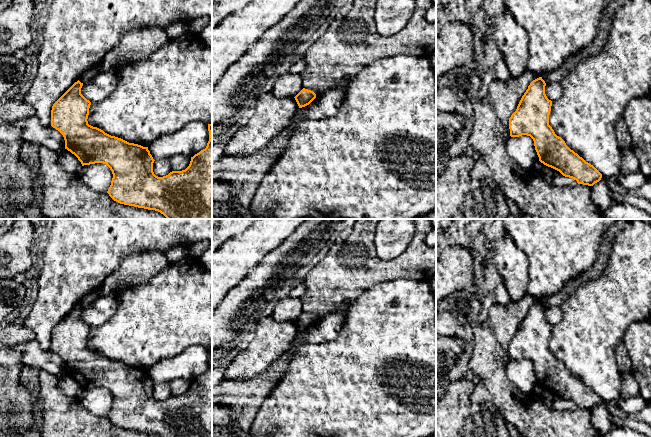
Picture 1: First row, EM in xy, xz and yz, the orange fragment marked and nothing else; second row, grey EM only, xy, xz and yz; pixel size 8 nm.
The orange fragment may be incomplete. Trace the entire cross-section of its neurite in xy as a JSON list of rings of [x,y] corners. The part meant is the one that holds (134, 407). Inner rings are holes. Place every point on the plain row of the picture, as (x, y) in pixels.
[[[78,304],[53,328],[51,350],[63,359],[65,373],[74,378],[82,390],[103,387],[110,392],[113,402],[107,417],[114,425],[160,437],[212,437],[212,348],[208,348],[206,372],[191,381],[185,394],[158,401],[153,396],[155,384],[148,371],[129,367],[88,348],[91,326],[81,318],[82,310]]]

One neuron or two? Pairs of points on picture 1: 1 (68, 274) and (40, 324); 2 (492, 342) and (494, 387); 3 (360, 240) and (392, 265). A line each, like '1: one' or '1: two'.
1: one
2: one
3: one

